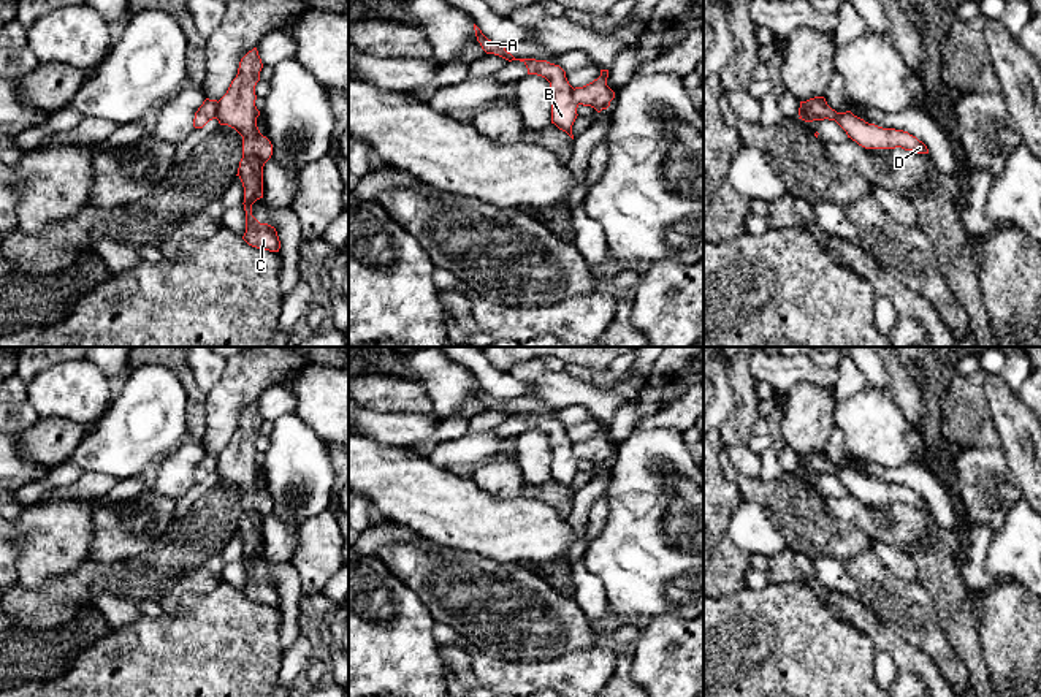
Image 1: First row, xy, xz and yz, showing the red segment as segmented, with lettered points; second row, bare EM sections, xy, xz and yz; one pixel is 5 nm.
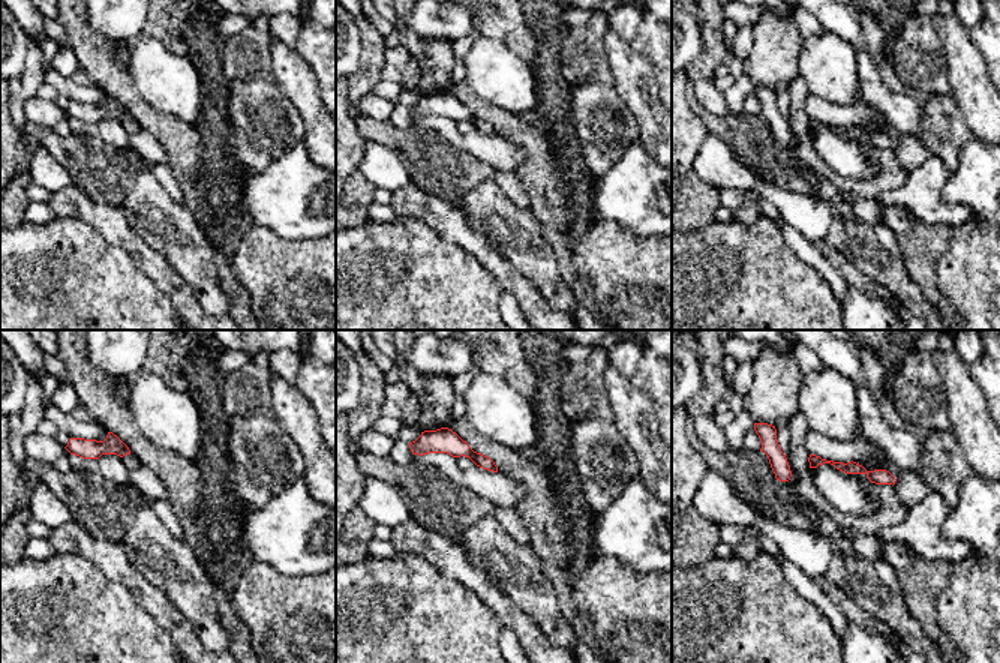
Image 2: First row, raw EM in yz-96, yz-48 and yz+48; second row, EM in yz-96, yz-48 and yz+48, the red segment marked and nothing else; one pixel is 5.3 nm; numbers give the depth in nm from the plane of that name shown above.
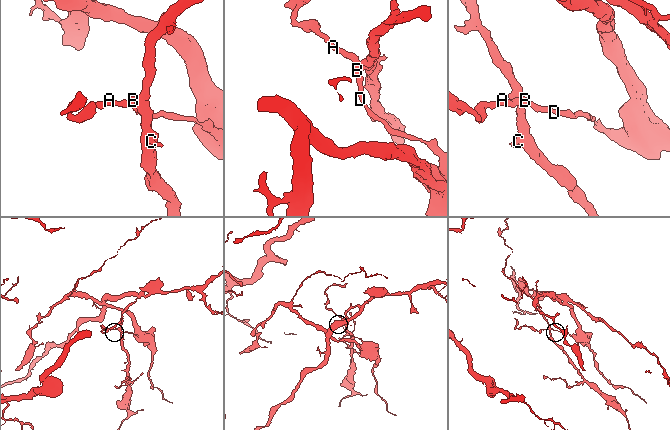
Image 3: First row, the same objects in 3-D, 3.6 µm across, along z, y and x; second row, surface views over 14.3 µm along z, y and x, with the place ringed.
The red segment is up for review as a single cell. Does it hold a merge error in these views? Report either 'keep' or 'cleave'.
cleave

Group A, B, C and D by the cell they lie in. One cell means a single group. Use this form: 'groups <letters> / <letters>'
groups A B D / C

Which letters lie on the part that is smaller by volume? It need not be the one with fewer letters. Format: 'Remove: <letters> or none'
Remove: A, B, D

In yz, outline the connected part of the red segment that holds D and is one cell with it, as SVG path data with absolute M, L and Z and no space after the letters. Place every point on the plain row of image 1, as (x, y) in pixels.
M824 451L800 456L799 470L803 464L806 464L814 475L835 475L846 486L848 493L865 504L902 502L916 508L929 508L927 501L908 486L868 478L851 466L837 467L827 459Z

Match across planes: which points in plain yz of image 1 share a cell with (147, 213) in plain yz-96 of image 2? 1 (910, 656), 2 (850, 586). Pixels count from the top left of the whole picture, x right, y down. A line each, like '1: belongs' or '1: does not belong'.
1: does not belong
2: does not belong

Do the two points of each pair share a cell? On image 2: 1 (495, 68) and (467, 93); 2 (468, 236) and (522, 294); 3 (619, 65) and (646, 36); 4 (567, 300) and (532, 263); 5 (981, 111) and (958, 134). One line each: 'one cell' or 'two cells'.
1: two cells
2: one cell
3: two cells
4: one cell
5: two cells

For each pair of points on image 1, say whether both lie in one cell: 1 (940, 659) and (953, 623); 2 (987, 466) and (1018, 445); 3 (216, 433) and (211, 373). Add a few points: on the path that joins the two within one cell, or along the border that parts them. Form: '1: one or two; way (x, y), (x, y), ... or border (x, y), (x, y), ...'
1: two; border (934, 605), (946, 642), (967, 672)
2: two; border (997, 447), (1019, 488)
3: two; border (227, 363), (222, 377), (206, 393)

